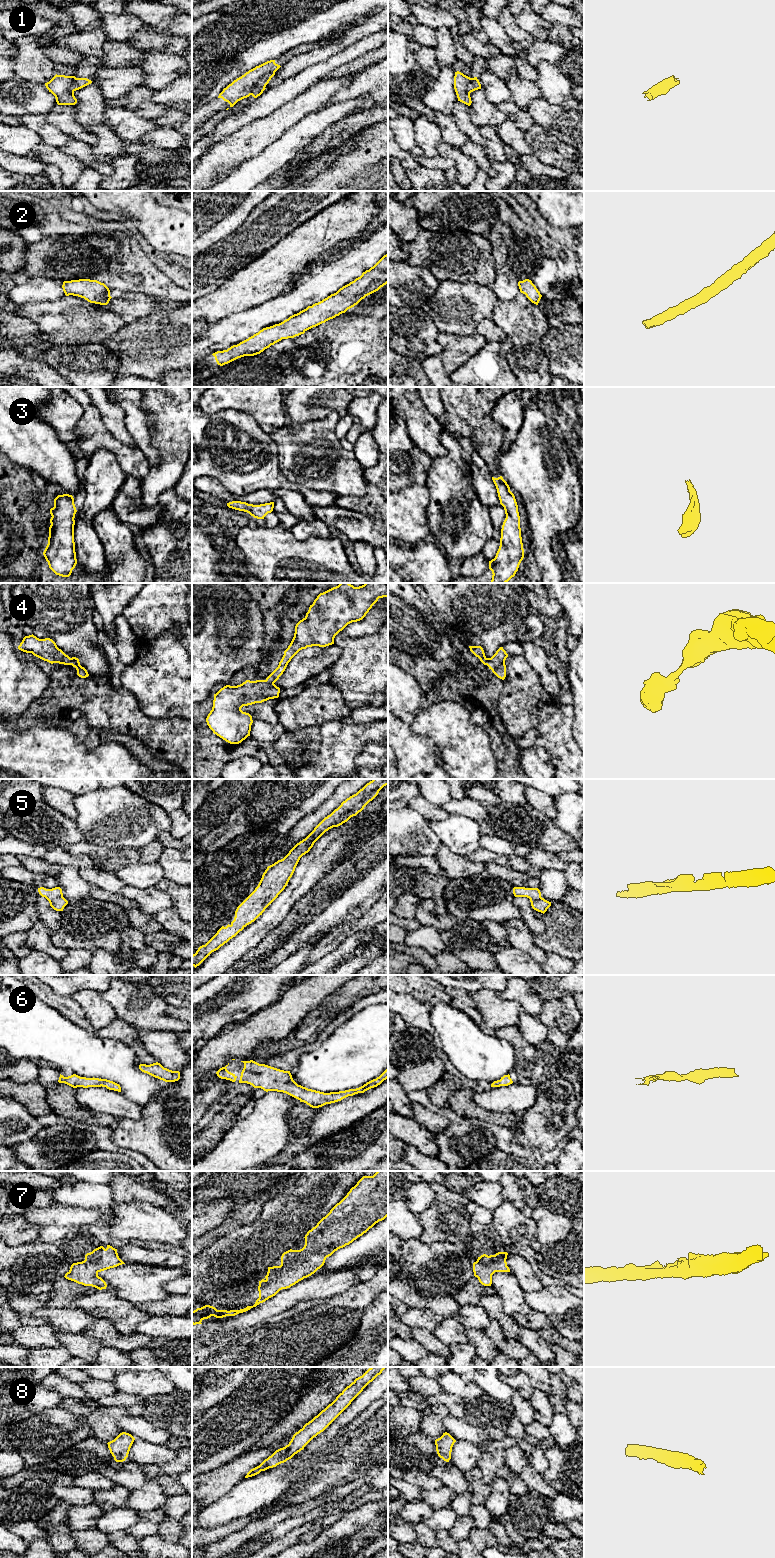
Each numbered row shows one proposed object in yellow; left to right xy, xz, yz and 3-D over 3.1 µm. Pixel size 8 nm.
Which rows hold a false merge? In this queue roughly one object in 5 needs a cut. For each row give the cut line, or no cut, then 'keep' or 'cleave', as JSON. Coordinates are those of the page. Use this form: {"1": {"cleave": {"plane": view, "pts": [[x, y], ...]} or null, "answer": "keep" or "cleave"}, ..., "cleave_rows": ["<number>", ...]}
{"1": {"cleave": {"plane": "xz", "pts": [[273, 71], [266, 74], [255, 85], [251, 94]]}, "answer": "cleave"}, "2": {"cleave": null, "answer": "keep"}, "3": {"cleave": null, "answer": "keep"}, "4": {"cleave": null, "answer": "keep"}, "5": {"cleave": null, "answer": "keep"}, "6": {"cleave": null, "answer": "keep"}, "7": {"cleave": null, "answer": "keep"}, "8": {"cleave": null, "answer": "keep"}, "cleave_rows": ["1"]}

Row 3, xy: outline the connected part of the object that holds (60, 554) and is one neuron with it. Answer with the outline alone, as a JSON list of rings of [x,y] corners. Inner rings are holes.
[[[58,495],[50,509],[48,544],[43,555],[49,568],[62,577],[69,577],[77,564],[74,525],[77,510],[72,495]]]

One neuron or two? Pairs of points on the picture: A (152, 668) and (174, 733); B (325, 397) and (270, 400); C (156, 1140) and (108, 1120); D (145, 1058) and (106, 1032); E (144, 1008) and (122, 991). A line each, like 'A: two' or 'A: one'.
A: two
B: two
C: two
D: one
E: one

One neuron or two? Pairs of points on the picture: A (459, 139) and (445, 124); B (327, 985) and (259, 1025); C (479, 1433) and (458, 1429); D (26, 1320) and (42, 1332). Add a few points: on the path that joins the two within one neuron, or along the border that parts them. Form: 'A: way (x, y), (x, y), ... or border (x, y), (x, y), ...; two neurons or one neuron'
A: way (455, 135), (449, 128); one neuron
B: way (310, 993), (300, 999), (276, 1022); one neuron
C: way (474, 1433), (463, 1431); one neuron
D: border (46, 1323), (22, 1326); two neurons

